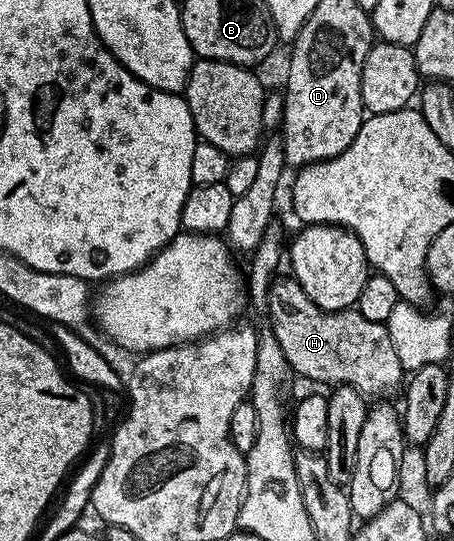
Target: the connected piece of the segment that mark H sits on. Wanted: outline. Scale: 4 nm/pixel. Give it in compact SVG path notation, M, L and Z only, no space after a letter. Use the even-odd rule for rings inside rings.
M279 282L270 285L269 306L272 328L291 371L310 382L323 382L326 388L351 386L374 400L385 399L403 385L400 356L396 356L396 344L392 344L385 322L368 320L356 308L325 310L308 300L308 292L282 290Z

